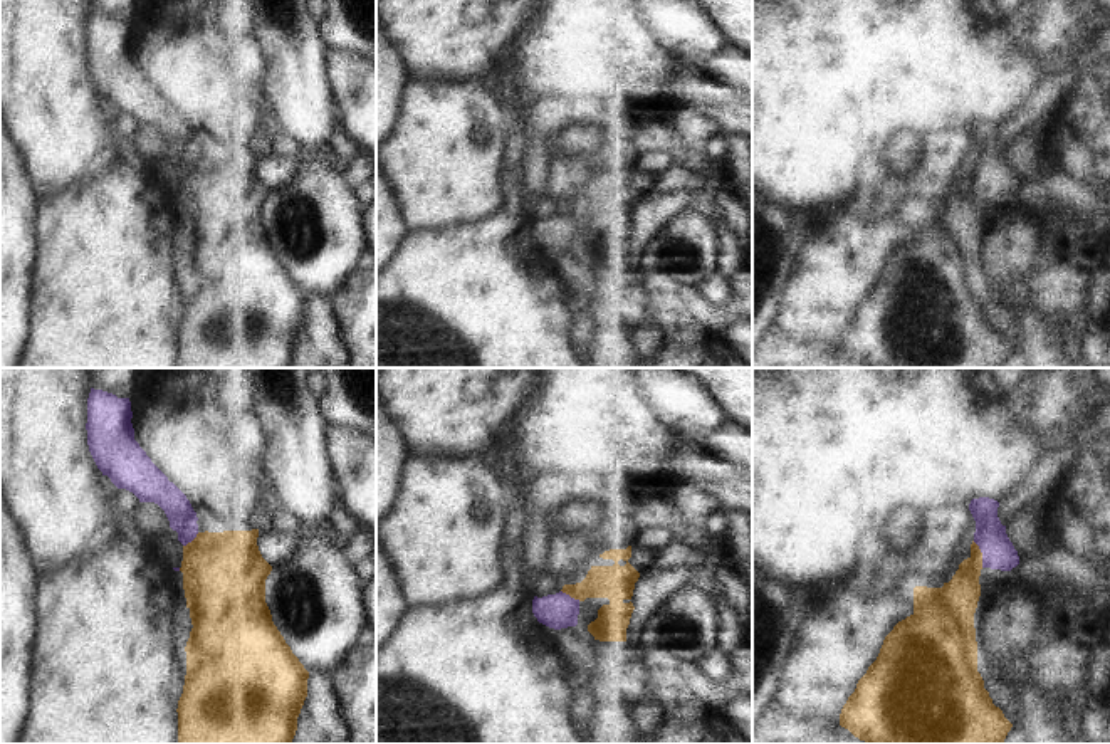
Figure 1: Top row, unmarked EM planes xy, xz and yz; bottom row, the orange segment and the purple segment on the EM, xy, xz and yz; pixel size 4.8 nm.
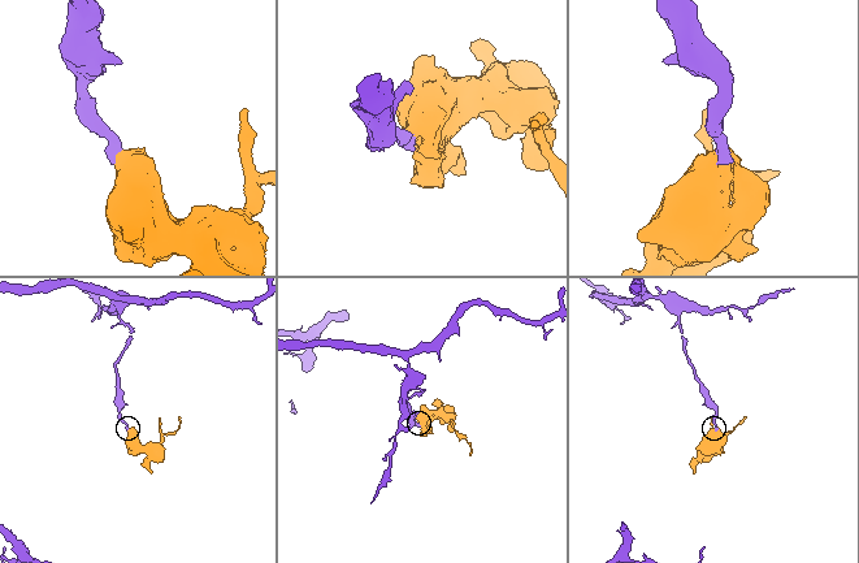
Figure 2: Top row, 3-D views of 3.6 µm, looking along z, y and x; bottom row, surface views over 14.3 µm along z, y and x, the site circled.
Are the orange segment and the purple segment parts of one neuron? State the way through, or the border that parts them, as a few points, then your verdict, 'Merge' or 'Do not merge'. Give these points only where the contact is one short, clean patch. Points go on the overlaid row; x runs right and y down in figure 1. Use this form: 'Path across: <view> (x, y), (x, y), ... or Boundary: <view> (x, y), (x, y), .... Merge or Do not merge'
Path across: yz (956, 600), (981, 555), (998, 553). Merge.

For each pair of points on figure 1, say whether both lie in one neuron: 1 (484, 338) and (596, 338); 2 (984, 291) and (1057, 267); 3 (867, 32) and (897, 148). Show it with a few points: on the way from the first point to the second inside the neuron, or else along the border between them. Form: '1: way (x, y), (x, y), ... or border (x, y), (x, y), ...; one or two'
1: border (581, 324), (585, 350); two
2: way (1003, 293), (1031, 293), (1038, 286); one
3: border (921, 135), (899, 131), (882, 151); two

